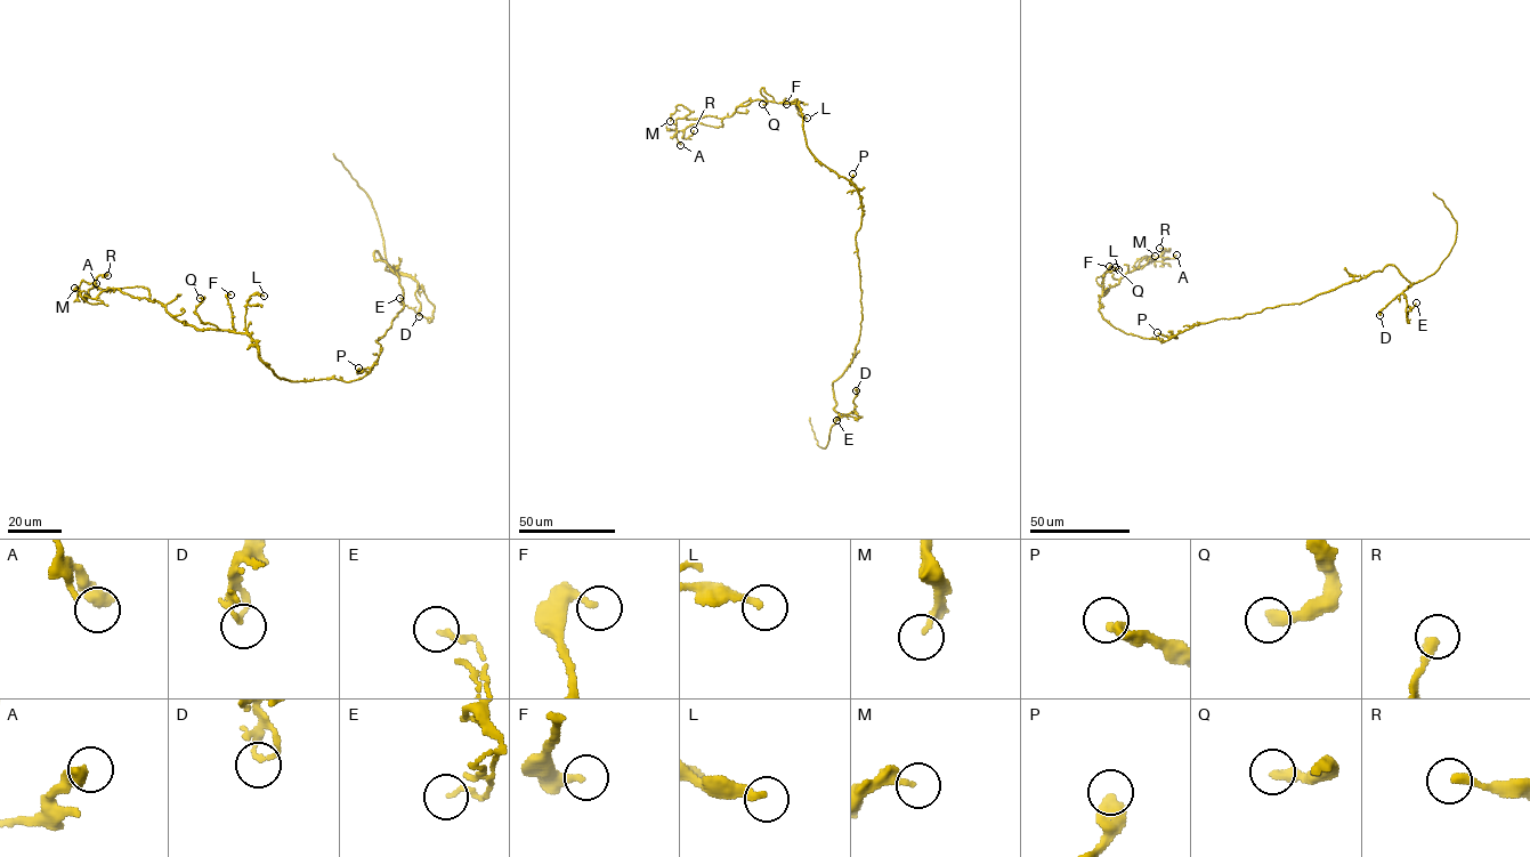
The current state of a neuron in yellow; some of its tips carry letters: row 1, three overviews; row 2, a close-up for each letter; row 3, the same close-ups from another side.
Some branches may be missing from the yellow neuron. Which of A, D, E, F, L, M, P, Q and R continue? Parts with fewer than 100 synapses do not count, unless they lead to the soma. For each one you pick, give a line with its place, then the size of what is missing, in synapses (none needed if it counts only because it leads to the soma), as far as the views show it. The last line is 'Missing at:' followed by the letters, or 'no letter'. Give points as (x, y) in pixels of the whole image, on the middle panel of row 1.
Missing at: no letter

